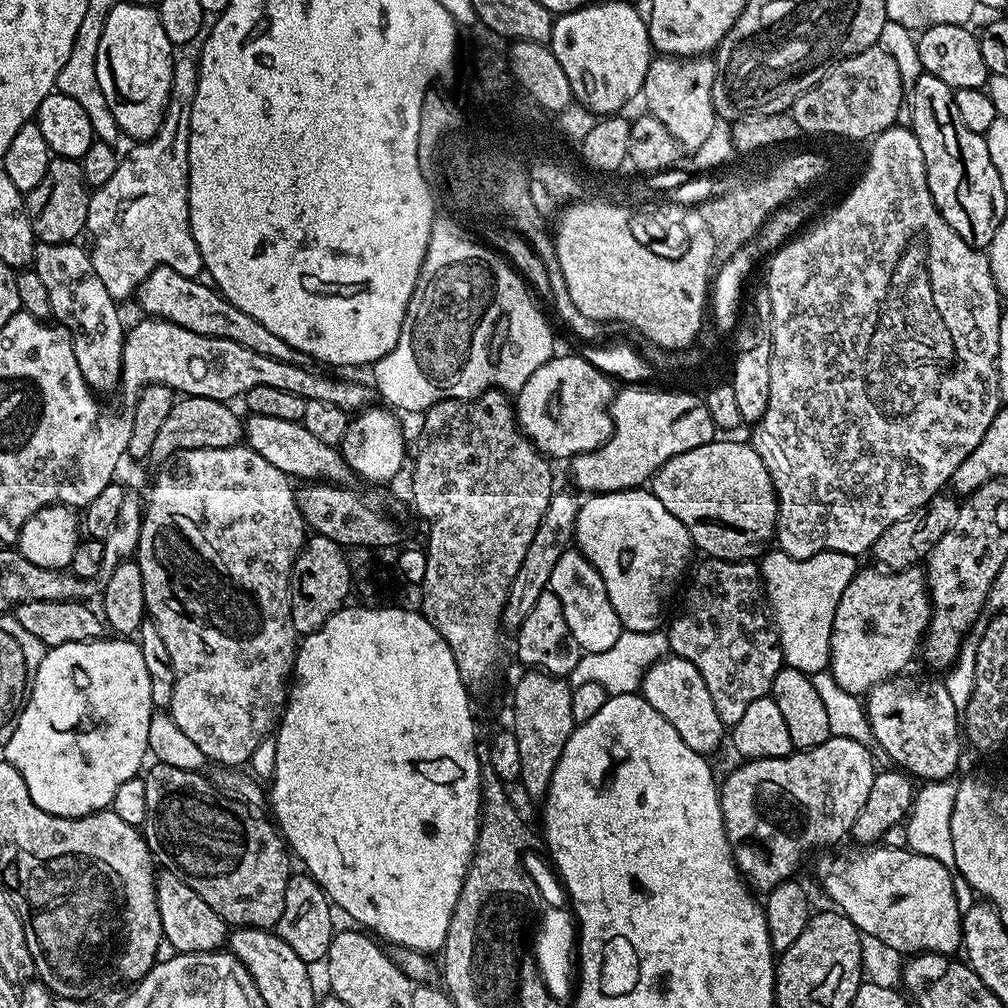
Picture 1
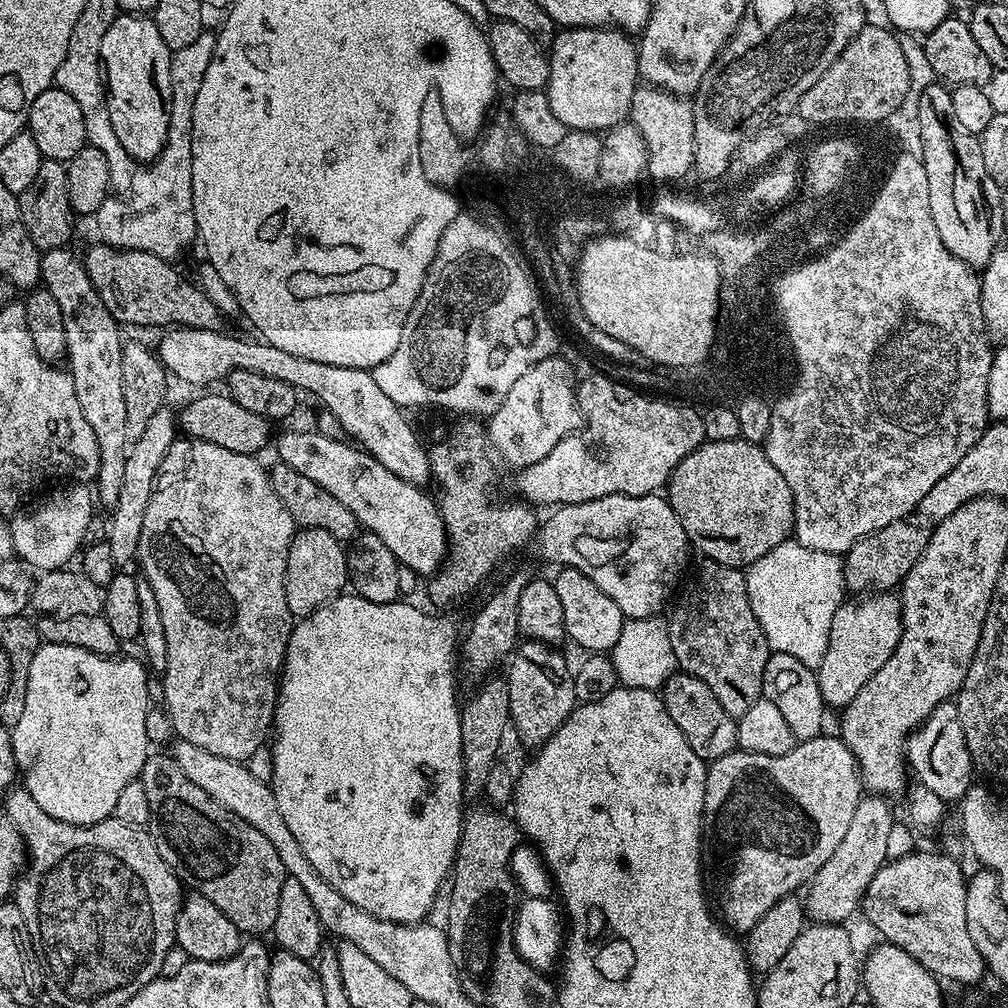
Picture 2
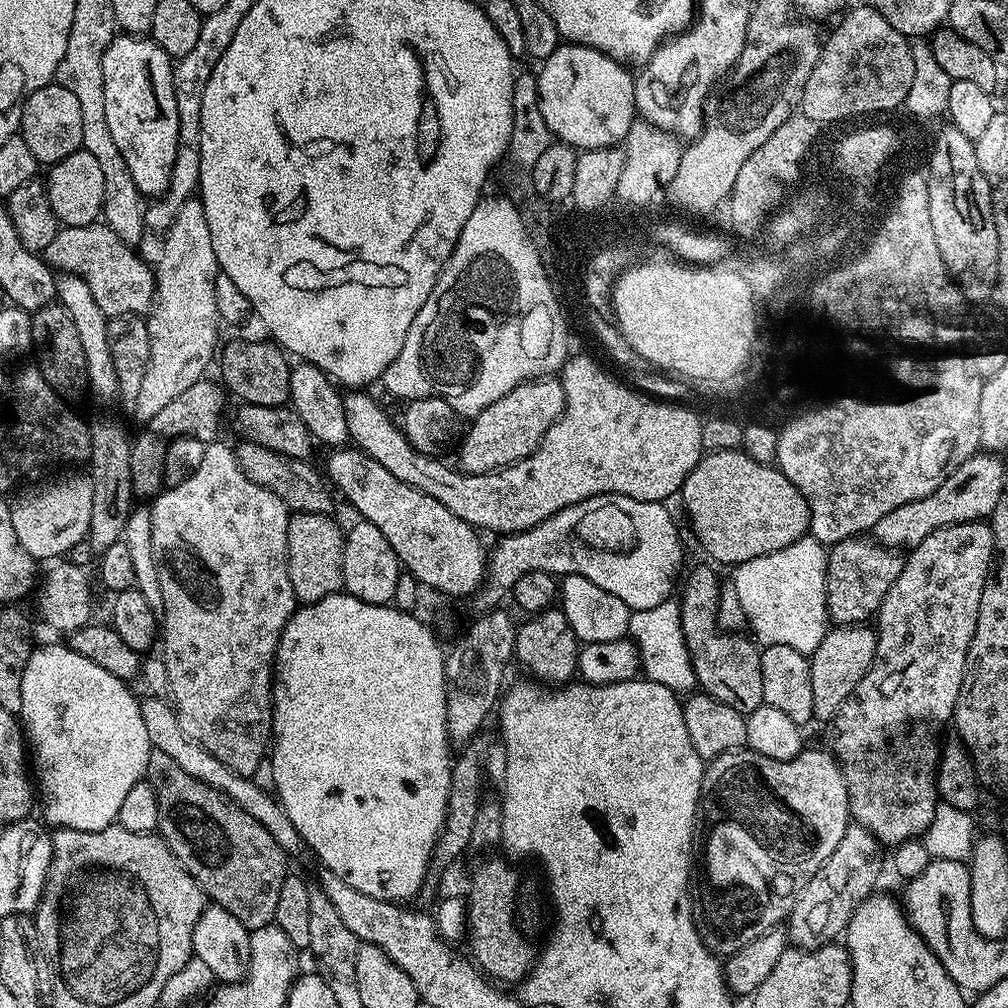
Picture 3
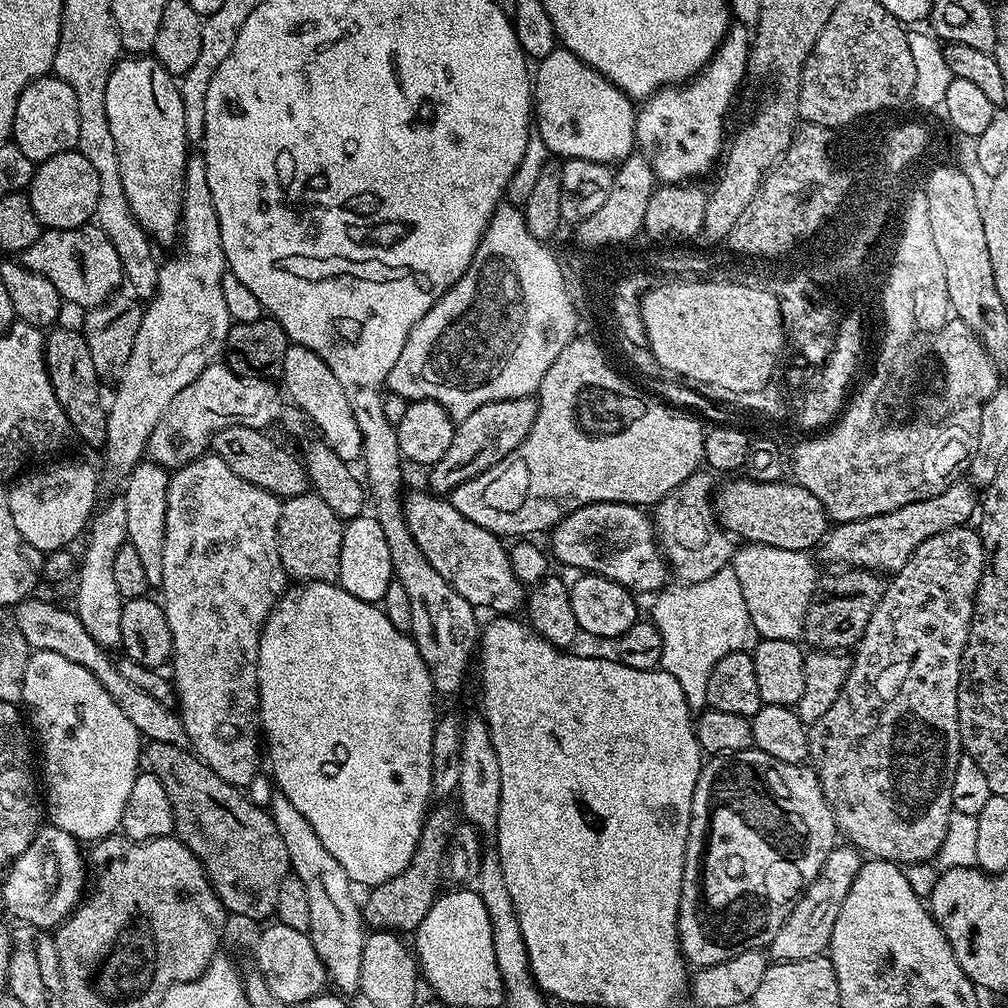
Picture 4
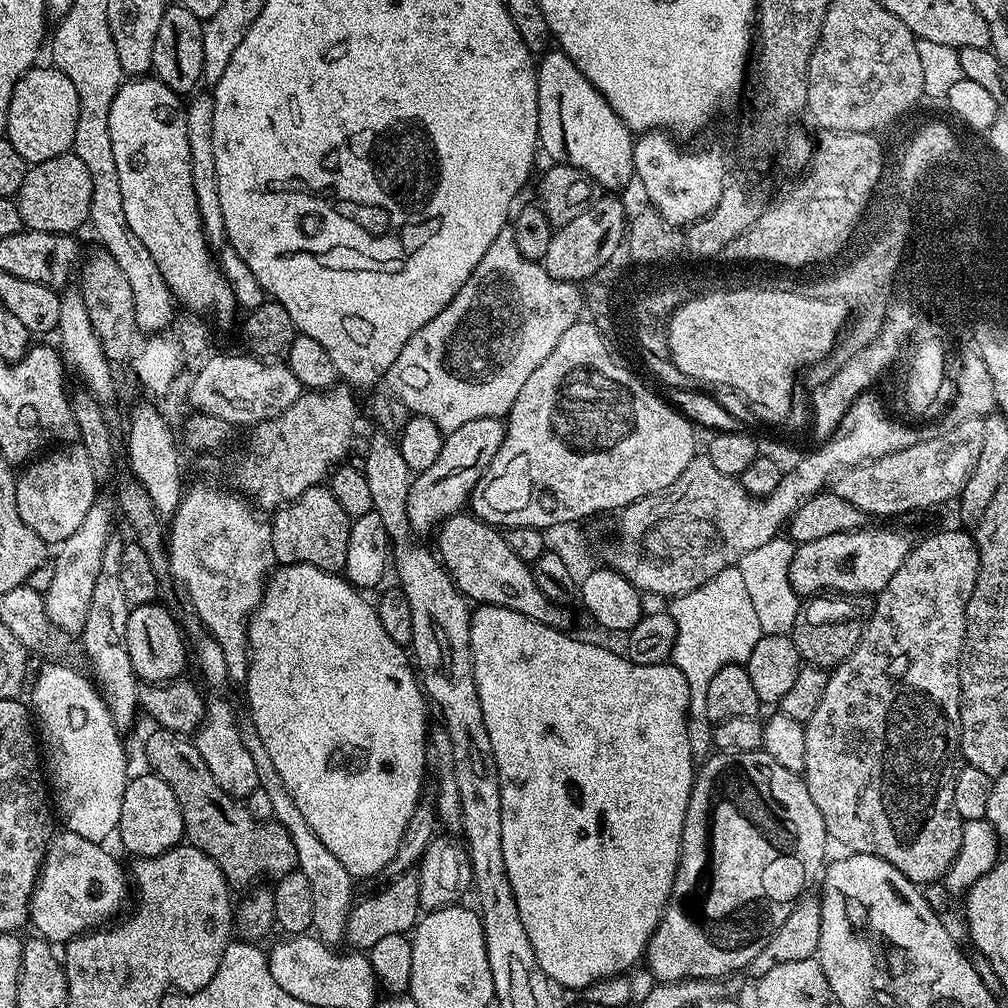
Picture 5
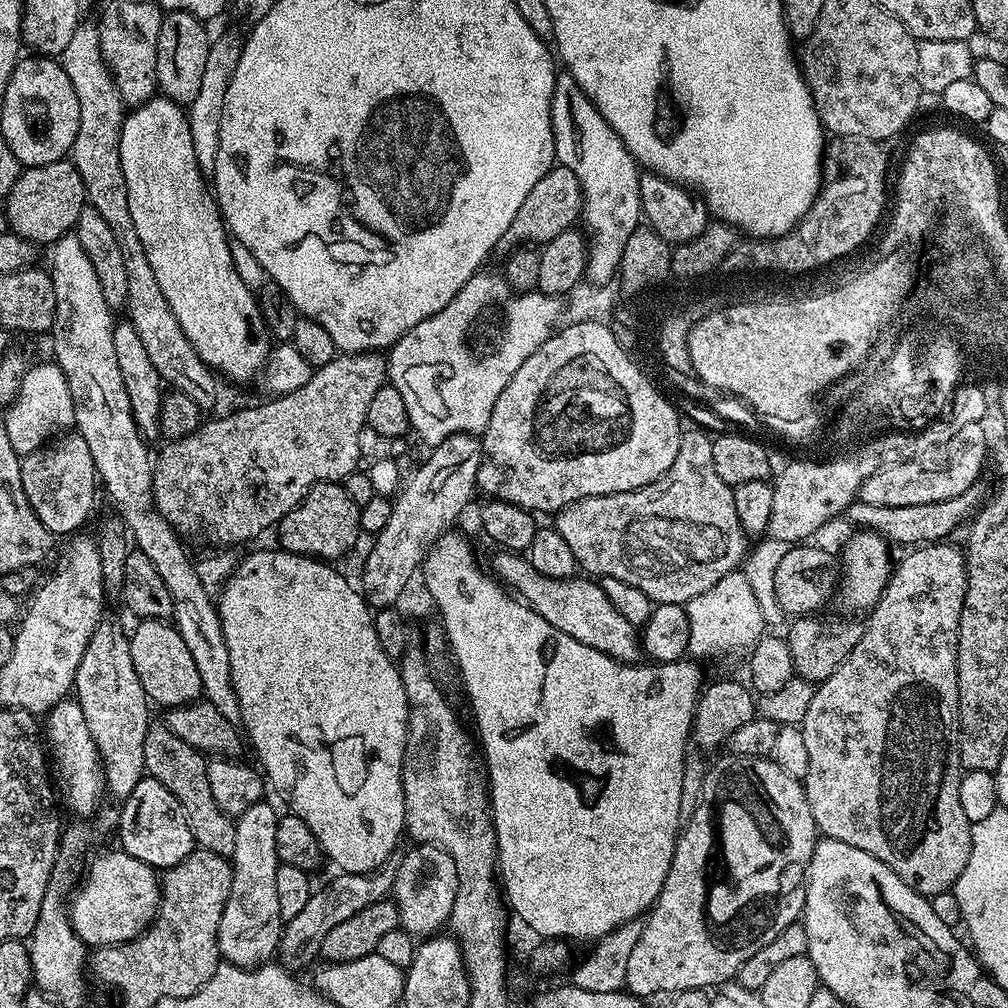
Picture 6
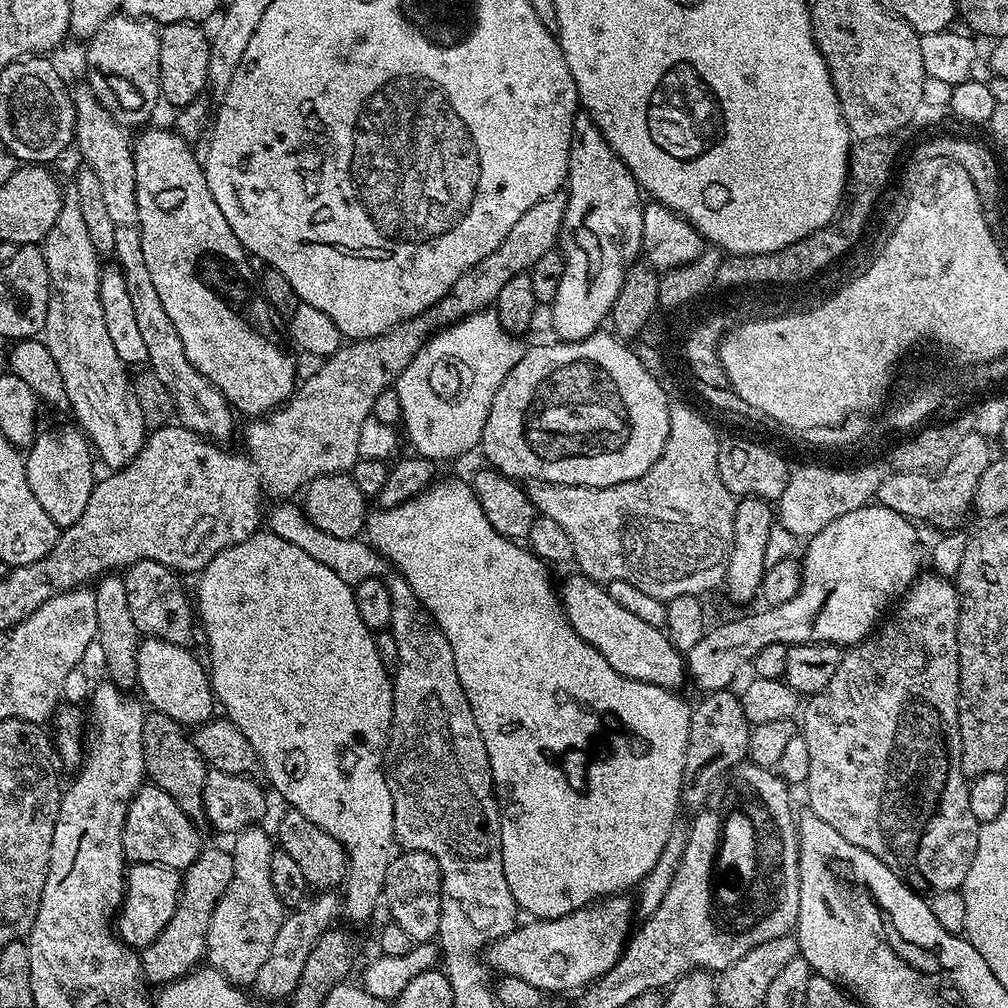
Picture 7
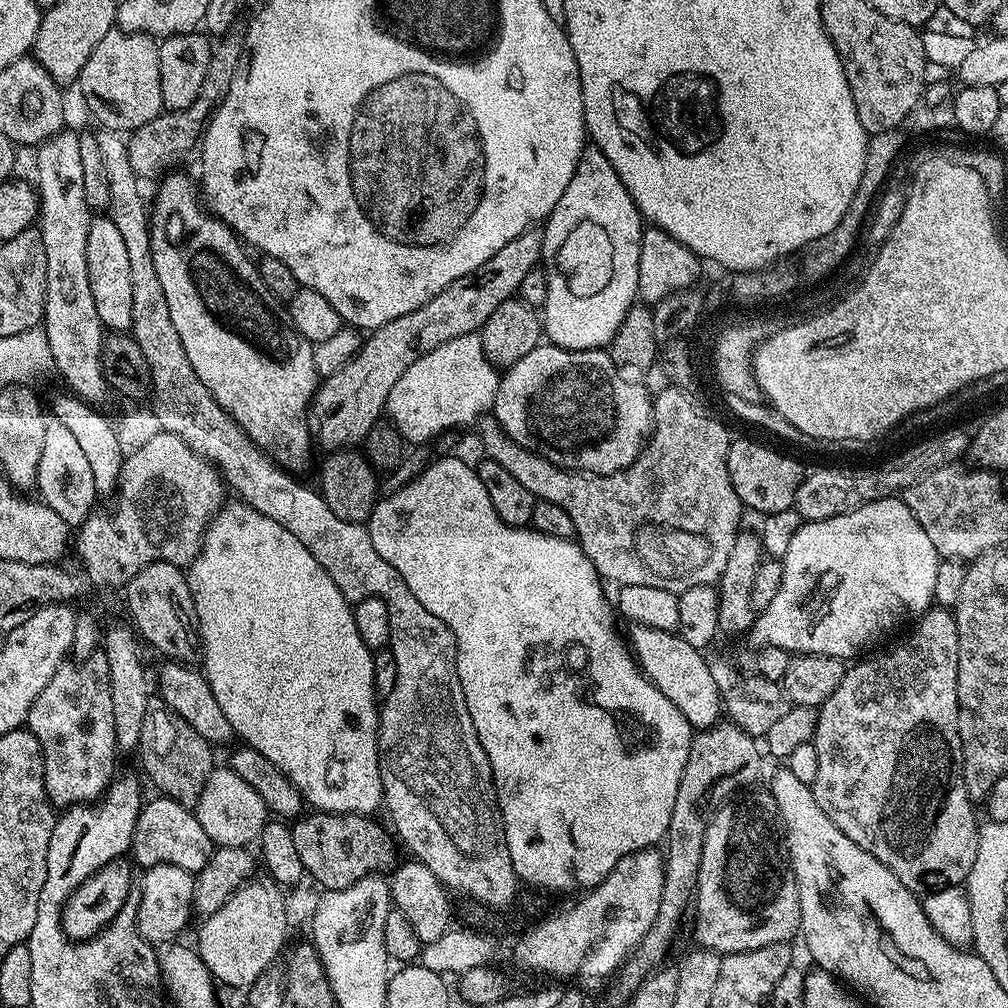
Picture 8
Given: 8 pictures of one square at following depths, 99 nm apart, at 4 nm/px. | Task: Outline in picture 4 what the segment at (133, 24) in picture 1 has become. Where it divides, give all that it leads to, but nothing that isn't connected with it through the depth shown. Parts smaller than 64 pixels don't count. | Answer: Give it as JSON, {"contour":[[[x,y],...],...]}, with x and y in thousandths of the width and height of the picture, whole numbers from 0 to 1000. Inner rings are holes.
{"contour":[[[131,54],[116,60],[109,81],[105,81],[105,117],[109,121],[109,133],[113,133],[117,165],[121,169],[121,188],[125,188],[125,200],[129,200],[133,216],[156,243],[174,243],[179,233],[183,174],[188,154],[185,117],[176,80],[150,55]]]}

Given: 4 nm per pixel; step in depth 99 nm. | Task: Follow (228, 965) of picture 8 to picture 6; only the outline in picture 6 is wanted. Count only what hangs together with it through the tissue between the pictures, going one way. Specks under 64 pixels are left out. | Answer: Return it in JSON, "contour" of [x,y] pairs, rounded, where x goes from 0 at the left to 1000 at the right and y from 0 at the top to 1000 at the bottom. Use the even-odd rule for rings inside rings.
{"contour":[[[260,793],[233,811],[232,843],[228,850],[228,891],[224,891],[220,915],[216,915],[214,924],[214,939],[219,949],[225,955],[241,960],[267,955],[278,939],[280,914],[276,903],[275,868],[279,855],[274,842],[278,810],[273,800],[266,797],[265,793]]]}

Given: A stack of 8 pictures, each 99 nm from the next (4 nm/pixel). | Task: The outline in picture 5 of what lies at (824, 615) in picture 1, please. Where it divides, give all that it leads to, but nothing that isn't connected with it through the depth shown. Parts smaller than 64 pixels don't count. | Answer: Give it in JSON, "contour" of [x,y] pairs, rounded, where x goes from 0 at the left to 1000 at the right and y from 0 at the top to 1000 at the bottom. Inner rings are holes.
{"contour":[[[771,534],[760,538],[760,542],[752,542],[752,546],[744,546],[744,550],[734,555],[732,563],[736,565],[740,586],[750,606],[752,621],[759,631],[783,630],[788,621],[788,613],[792,613],[796,595],[791,591],[788,581],[784,581],[784,558],[790,545],[791,541],[785,535]]]}

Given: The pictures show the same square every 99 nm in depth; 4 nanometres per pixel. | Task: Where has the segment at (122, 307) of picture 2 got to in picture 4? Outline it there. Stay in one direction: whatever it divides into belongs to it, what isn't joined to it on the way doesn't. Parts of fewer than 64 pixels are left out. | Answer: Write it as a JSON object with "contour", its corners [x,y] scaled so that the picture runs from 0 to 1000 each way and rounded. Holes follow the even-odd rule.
{"contour":[[[91,220],[83,222],[80,226],[50,226],[41,229],[38,240],[33,240],[26,249],[19,251],[18,258],[28,268],[48,276],[64,301],[71,300],[81,308],[95,306],[103,301],[114,291],[113,286],[124,281],[121,260],[118,259],[117,248],[113,248],[113,240],[109,240],[109,236],[105,236],[100,226]]]}

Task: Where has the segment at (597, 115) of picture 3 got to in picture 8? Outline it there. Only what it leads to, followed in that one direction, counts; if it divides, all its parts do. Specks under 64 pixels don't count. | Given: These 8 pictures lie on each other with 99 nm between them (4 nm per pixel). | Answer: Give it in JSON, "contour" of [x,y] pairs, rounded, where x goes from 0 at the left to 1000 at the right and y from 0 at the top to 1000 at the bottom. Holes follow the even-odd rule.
{"contour":[[[581,145],[577,149],[577,153],[573,157],[573,165],[569,165],[569,177],[565,177],[565,185],[562,185],[558,196],[554,196],[554,204],[550,204],[550,208],[544,213],[543,218],[539,219],[538,233],[540,239],[536,256],[539,270],[544,276],[541,302],[538,305],[539,332],[555,345],[564,345],[565,347],[599,345],[606,342],[613,323],[617,323],[617,315],[621,315],[621,312],[633,298],[633,252],[637,233],[637,215],[631,207],[630,200],[625,196],[621,185],[617,185],[617,177],[613,177],[613,169],[609,169],[609,165],[605,165],[605,157],[601,157],[601,153],[597,153],[597,149],[593,149],[589,145]]]}

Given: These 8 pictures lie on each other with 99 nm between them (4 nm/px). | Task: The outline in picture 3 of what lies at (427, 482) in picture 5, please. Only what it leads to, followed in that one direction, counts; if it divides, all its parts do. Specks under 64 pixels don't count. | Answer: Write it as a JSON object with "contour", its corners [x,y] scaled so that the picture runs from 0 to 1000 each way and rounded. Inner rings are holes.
{"contour":[[[533,375],[515,381],[506,391],[486,399],[467,418],[464,430],[456,440],[455,467],[473,472],[479,468],[492,468],[521,456],[535,444],[540,432],[560,410],[560,385],[552,375]]]}

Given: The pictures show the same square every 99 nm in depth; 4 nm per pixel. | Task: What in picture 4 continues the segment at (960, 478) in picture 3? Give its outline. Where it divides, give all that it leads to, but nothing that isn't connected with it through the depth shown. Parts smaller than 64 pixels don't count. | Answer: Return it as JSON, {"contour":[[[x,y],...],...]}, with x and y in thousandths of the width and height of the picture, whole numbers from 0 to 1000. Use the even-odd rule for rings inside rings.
{"contour":[[[945,475],[931,490],[915,494],[915,498],[903,498],[903,502],[883,506],[883,510],[829,520],[815,537],[813,555],[822,556],[825,562],[860,563],[870,569],[887,569],[895,565],[895,562],[899,562],[907,546],[911,546],[911,542],[915,542],[919,534],[927,534],[927,530],[935,530],[943,524],[955,524],[963,517],[960,515],[964,511],[969,511],[969,485],[957,476]]]}

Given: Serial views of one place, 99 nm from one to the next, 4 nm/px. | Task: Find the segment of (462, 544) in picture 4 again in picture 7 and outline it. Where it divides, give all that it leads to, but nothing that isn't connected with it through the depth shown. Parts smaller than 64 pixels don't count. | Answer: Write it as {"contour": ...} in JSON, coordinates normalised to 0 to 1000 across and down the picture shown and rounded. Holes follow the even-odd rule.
{"contour":[[[578,569],[570,570],[562,572],[560,580],[555,580],[554,590],[573,633],[585,637],[585,641],[589,641],[589,645],[593,645],[613,669],[664,685],[675,685],[679,671],[681,675],[681,651],[668,641],[662,626],[645,621],[645,617],[637,617],[637,613],[625,609],[625,605],[613,601],[598,578]]]}

